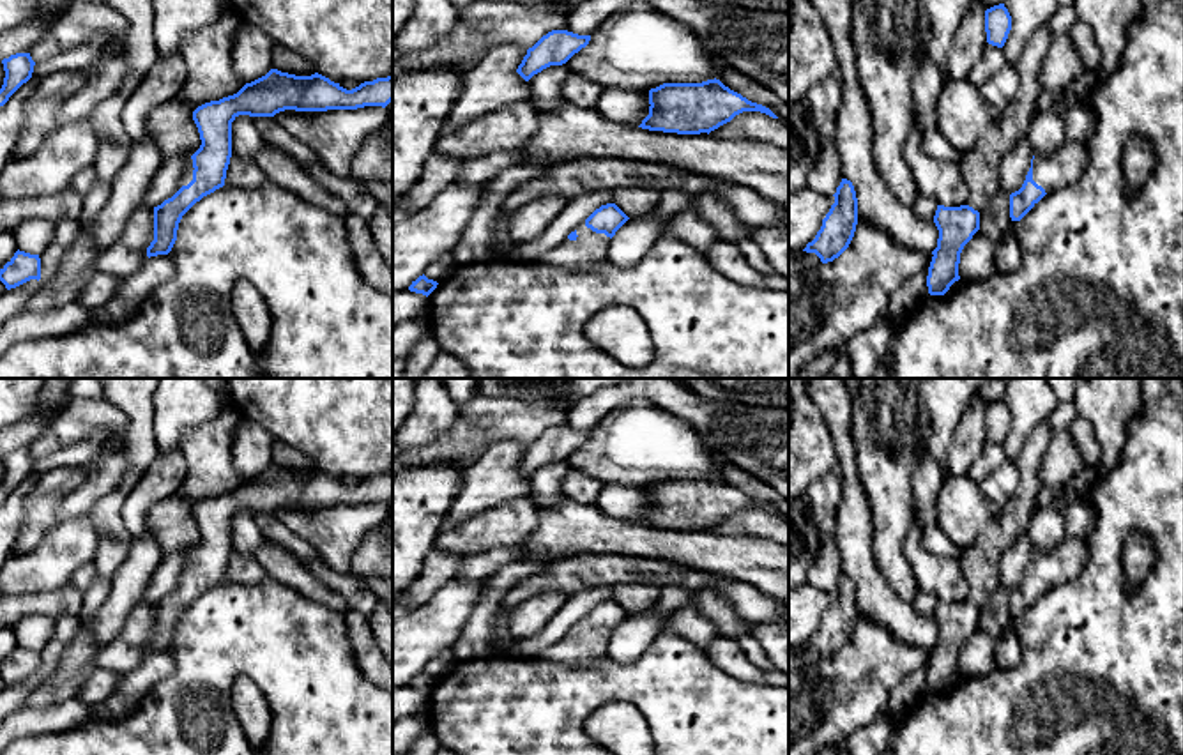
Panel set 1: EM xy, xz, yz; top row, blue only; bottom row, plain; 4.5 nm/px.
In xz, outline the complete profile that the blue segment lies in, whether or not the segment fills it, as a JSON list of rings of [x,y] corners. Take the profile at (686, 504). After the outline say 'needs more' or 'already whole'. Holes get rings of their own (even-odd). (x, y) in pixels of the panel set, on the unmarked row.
[[[716,474],[702,479],[663,479],[649,486],[649,500],[649,511],[638,523],[677,530],[709,530],[743,507],[778,515],[769,504],[748,497]]]; already whole

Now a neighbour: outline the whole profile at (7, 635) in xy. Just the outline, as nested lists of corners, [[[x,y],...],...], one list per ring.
[[[0,626],[0,665],[4,665],[7,658],[11,658],[16,647],[18,647],[18,635],[14,628]]]

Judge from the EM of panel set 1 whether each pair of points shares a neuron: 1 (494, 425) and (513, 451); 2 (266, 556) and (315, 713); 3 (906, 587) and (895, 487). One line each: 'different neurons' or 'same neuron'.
1: different neurons
2: different neurons
3: same neuron

